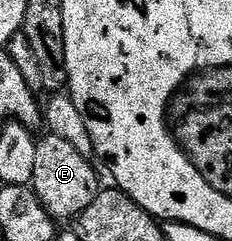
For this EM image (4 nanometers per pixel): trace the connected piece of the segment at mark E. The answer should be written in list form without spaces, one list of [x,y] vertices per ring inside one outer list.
[[[43,134],[37,139],[35,149],[35,171],[31,182],[33,192],[39,197],[43,209],[55,221],[72,221],[77,218],[102,190],[103,184],[97,180],[97,171],[92,167],[90,158],[83,156],[71,142],[57,135]]]

